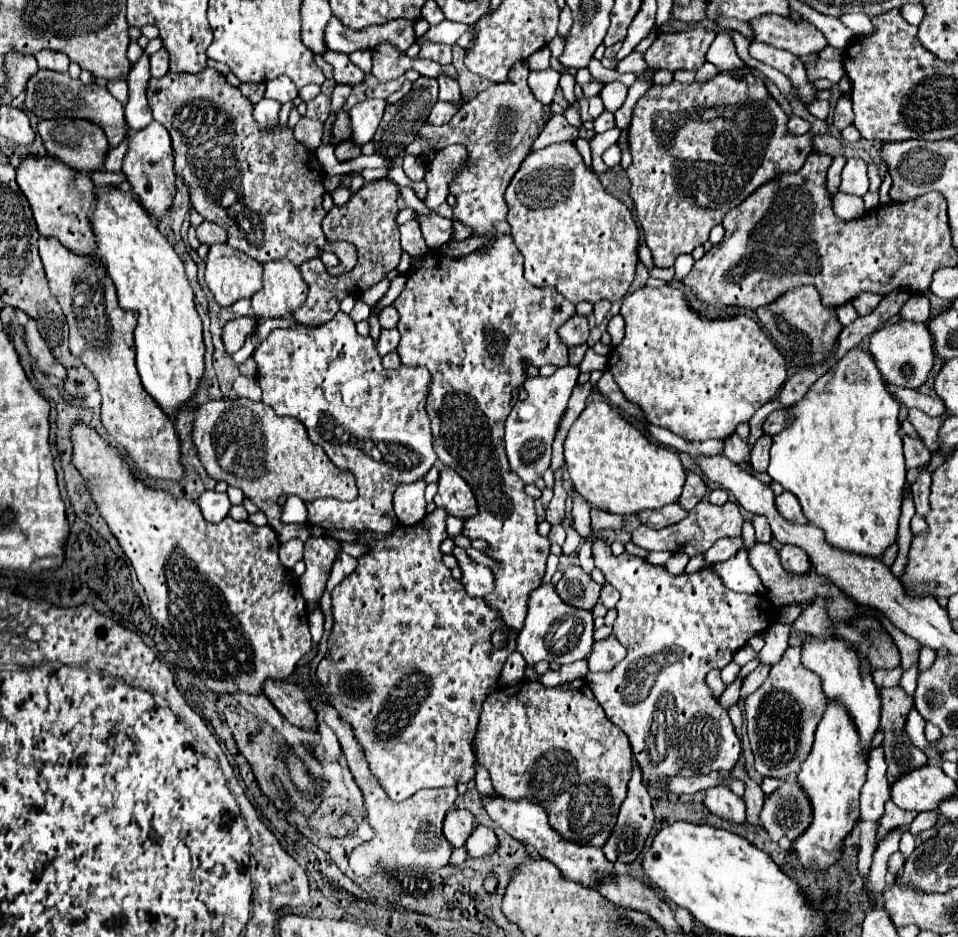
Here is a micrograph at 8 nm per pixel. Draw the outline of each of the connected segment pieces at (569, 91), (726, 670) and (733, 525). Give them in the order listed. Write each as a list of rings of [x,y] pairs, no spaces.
[[[562,74],[560,88],[562,88],[564,98],[568,100],[568,104],[576,104],[576,98],[574,98],[574,76],[572,74]]]
[[[732,661],[721,670],[721,678],[726,685],[731,684],[738,676],[741,666]]]
[[[706,500],[698,502],[684,520],[680,520],[678,524],[672,524],[668,528],[662,530],[652,530],[648,526],[638,526],[632,532],[632,542],[642,546],[644,550],[666,550],[666,552],[684,552],[690,558],[696,554],[704,554],[716,540],[720,540],[722,536],[740,536],[742,530],[742,514],[738,504],[734,502],[726,502],[724,506],[714,506]]]

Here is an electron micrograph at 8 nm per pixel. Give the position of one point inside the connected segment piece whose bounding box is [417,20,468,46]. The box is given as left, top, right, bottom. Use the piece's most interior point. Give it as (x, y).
(446, 32)

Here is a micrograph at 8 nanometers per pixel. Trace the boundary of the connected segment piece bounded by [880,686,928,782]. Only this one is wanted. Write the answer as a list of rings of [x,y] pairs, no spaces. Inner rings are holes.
[[[900,688],[880,690],[882,712],[880,712],[880,730],[884,732],[884,758],[888,764],[888,780],[894,782],[896,776],[906,774],[914,768],[924,766],[928,760],[908,738],[904,726],[906,716],[914,706],[914,700]]]

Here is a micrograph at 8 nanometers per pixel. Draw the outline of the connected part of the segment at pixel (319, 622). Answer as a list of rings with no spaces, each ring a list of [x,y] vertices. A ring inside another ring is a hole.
[[[316,608],[316,612],[310,612],[308,620],[310,620],[310,634],[312,634],[312,640],[318,642],[318,640],[322,638],[322,632],[324,632],[324,616],[322,616],[322,610]]]

